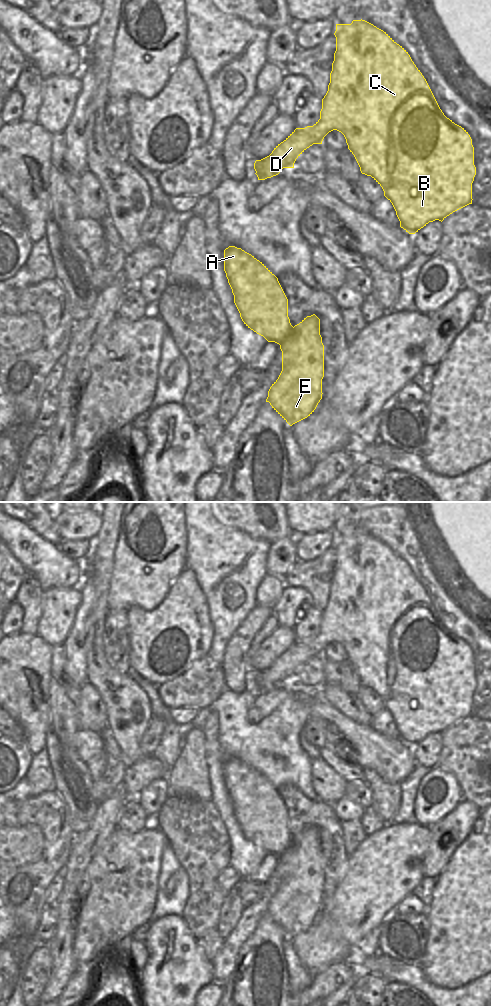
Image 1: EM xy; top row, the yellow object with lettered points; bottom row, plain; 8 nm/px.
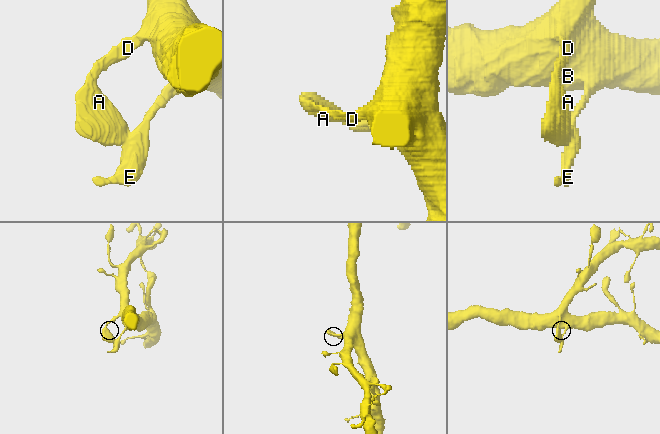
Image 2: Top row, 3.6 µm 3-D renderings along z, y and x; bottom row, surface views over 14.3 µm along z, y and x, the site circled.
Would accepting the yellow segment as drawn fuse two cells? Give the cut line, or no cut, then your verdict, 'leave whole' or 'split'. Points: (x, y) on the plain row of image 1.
cut none; leave whole

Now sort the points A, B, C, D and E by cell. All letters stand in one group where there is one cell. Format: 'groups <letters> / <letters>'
groups A B C D E

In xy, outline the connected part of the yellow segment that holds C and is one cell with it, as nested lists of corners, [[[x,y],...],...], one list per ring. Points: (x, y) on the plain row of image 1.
[[[353,532],[351,536],[336,536],[336,563],[334,565],[334,573],[332,575],[332,583],[330,585],[330,595],[328,603],[322,611],[322,621],[320,623],[320,631],[313,637],[305,640],[296,640],[283,654],[278,656],[272,665],[261,671],[256,672],[254,681],[258,692],[265,692],[280,685],[283,680],[294,680],[296,671],[313,656],[322,656],[324,649],[331,643],[337,642],[341,644],[348,657],[348,661],[354,667],[362,686],[371,688],[383,701],[384,708],[392,715],[396,727],[400,733],[400,739],[409,746],[415,746],[429,734],[435,732],[443,733],[453,724],[472,716],[472,695],[476,687],[476,679],[474,677],[474,659],[472,651],[468,644],[461,638],[455,636],[447,630],[440,621],[426,591],[412,573],[408,564],[399,556],[397,556],[386,544],[377,540],[373,536],[365,532]]]

